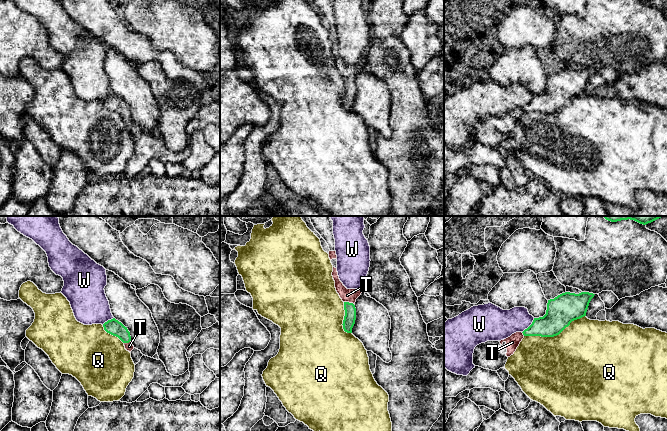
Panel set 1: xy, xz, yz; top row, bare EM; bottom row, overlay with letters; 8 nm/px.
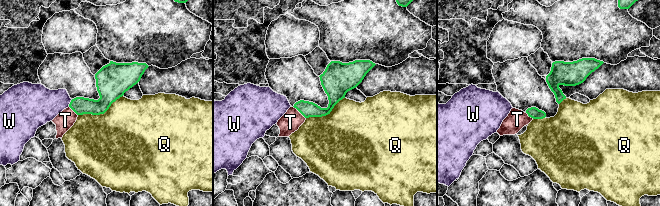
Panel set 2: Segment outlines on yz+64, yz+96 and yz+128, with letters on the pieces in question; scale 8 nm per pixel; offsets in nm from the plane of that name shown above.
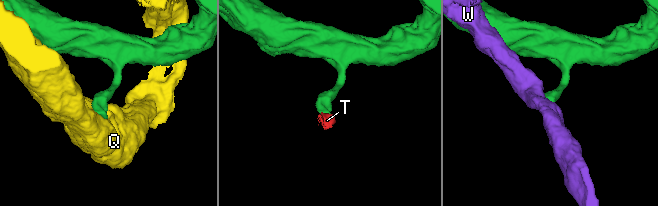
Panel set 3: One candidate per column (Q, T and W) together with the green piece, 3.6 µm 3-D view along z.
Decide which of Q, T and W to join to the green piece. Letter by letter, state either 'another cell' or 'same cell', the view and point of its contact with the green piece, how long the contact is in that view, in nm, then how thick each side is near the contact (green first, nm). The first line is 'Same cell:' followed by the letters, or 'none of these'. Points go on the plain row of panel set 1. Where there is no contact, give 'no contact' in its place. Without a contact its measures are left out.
Same cell: T
Q: another cell; meets green in yz at (554, 111); contact 500 nm long; 240 nm thick on the green side, 480 nm on the other
T: same cell; meets green in xz at (348, 78); contact 80 nm long; 100 nm thick on the green side, 110 nm on the other
W: another cell; meets green in yz at (530, 101); contact 160 nm long; 220 nm thick on the green side, 240 nm on the other

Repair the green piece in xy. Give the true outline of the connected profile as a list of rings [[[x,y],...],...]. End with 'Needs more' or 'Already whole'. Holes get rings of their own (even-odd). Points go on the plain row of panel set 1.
[[[113,94],[105,98],[103,103],[107,109],[118,113],[124,119],[127,127],[131,128],[134,125],[133,119],[131,118],[130,108],[121,98]]]. Needs more

